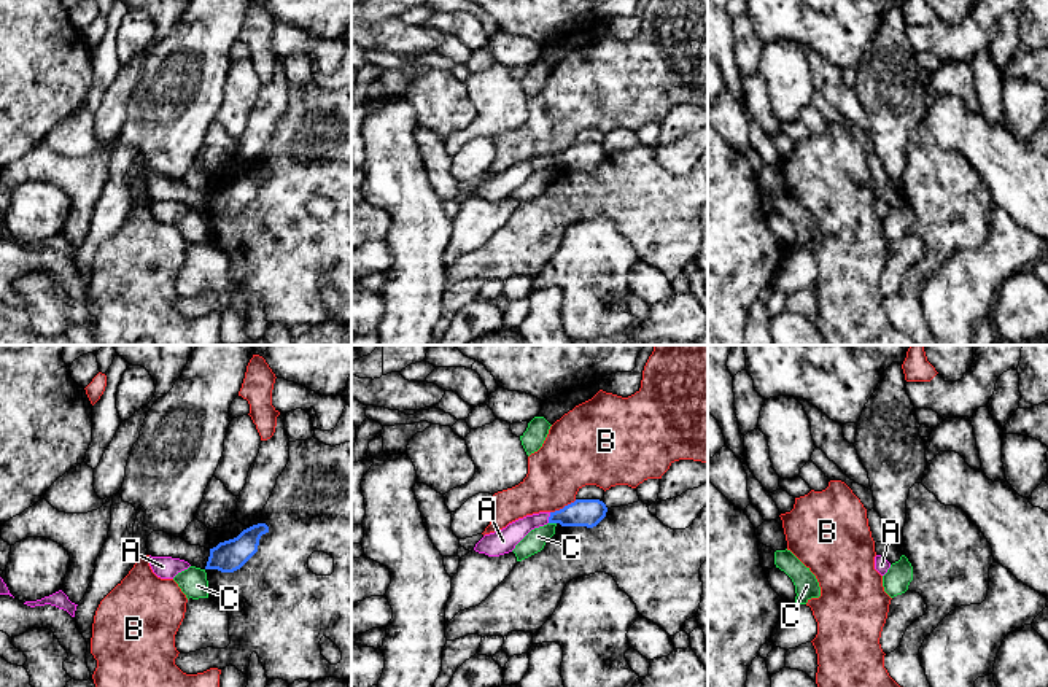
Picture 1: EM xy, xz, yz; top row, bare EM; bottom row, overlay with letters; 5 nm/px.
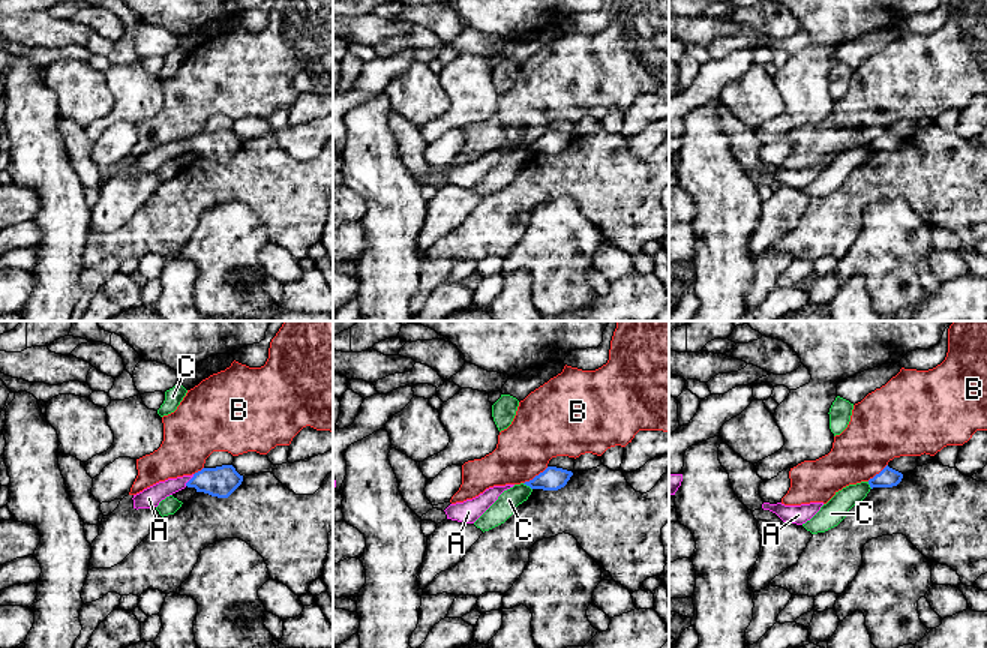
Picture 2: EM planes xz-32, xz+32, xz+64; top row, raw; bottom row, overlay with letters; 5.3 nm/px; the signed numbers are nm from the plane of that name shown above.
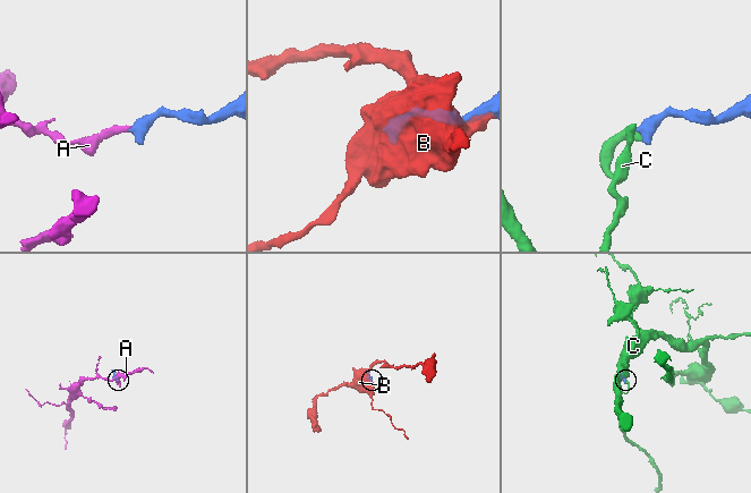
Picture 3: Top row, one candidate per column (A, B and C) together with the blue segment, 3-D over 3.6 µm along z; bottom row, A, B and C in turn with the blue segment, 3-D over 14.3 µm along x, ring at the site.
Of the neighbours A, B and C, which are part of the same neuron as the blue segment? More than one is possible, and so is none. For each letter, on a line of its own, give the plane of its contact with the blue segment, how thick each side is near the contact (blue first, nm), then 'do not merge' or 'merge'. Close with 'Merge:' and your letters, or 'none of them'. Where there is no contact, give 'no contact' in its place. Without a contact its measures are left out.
A: xz | 140/120 nm | merge
B: xz | 140/320 nm | do not merge
C: xz | 140/110 nm | do not merge
Merge: A

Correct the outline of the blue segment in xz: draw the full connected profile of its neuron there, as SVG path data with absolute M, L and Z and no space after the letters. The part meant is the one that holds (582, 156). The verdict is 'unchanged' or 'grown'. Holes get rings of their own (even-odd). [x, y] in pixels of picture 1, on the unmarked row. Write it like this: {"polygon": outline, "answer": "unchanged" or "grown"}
{"polygon": "M576 143L555 156L539 156L509 167L506 172L485 178L474 191L488 200L509 197L534 172L547 167L561 170L596 170L606 161L607 151L600 143Z", "answer": "grown"}

